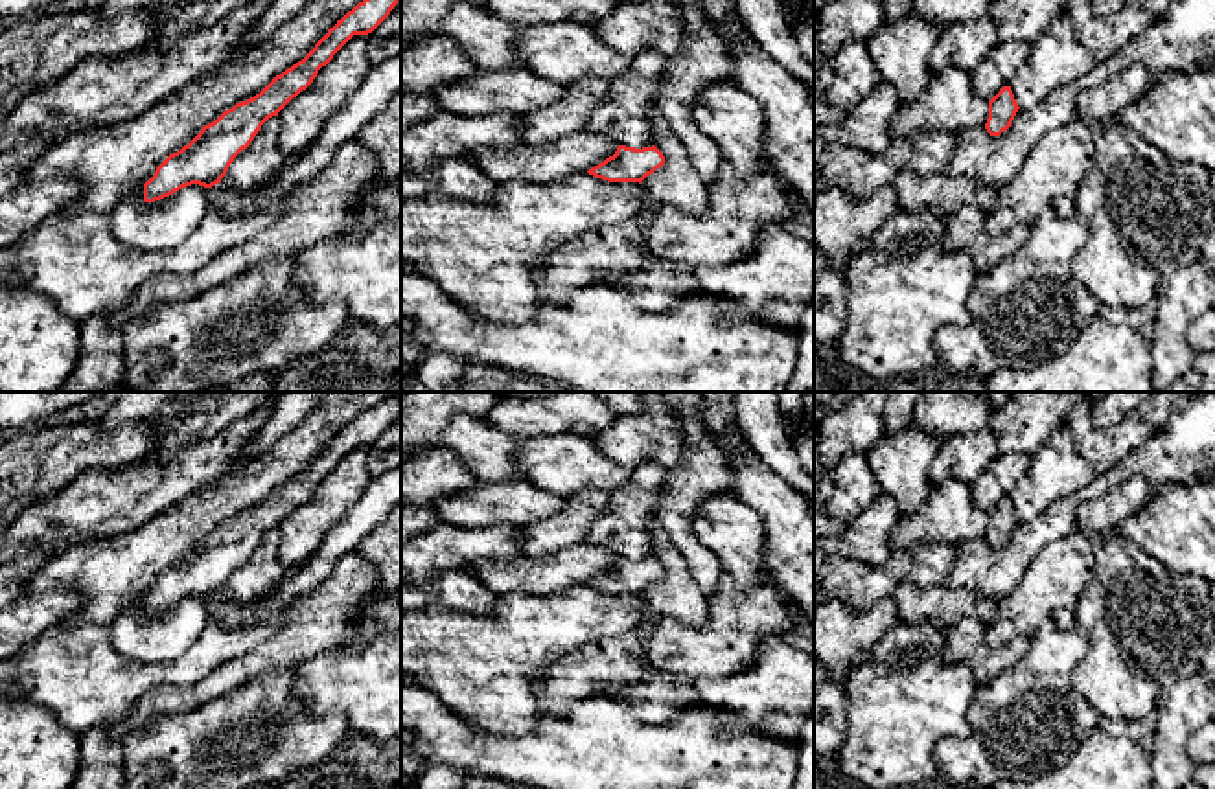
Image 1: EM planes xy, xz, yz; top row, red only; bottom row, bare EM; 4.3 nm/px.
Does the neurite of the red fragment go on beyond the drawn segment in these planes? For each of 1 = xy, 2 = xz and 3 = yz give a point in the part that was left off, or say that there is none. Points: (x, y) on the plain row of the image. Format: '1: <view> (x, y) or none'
1: none
2: none
3: none

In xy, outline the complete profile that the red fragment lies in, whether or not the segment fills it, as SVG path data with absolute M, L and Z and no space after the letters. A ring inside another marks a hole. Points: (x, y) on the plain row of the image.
M390 397L359 414L296 476L276 487L260 506L236 515L180 563L169 566L144 596L144 614L155 614L199 596L212 600L226 587L234 570L250 557L261 537L302 502L318 482L353 449L372 445L399 412L399 397Z

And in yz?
M1003 498L990 513L989 513L989 530L985 541L990 548L1000 548L1007 543L1018 524L1018 515L1011 498Z

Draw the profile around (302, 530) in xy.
M353 447L318 482L313 495L278 524L278 557L285 570L307 561L320 546L326 532L361 498L372 478L366 467L366 452L366 447Z

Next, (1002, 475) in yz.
M1024 452L998 454L972 486L972 498L979 509L990 513L1009 498L1018 482L1029 473L1031 456Z

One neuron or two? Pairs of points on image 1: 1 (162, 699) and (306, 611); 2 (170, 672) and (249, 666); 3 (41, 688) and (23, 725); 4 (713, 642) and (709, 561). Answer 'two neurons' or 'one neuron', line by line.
1: one neuron
2: two neurons
3: two neurons
4: two neurons

